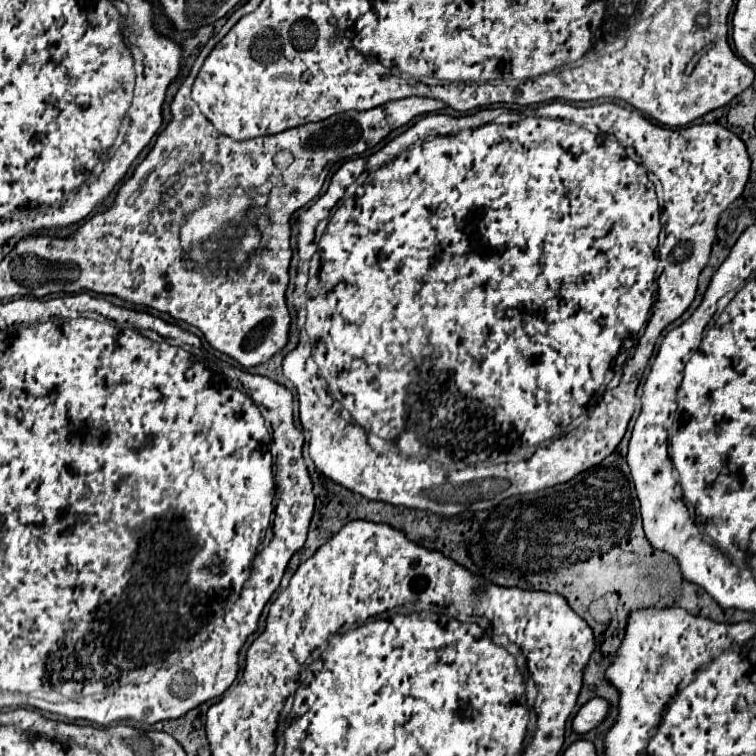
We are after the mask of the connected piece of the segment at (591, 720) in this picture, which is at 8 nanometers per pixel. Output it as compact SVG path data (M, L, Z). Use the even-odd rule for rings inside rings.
M598 696L592 698L590 702L586 702L586 704L578 710L576 718L572 720L574 732L584 734L584 732L596 728L598 724L602 724L604 718L608 716L610 708L612 708L612 704L610 704L608 700L604 700L604 698L598 698Z

